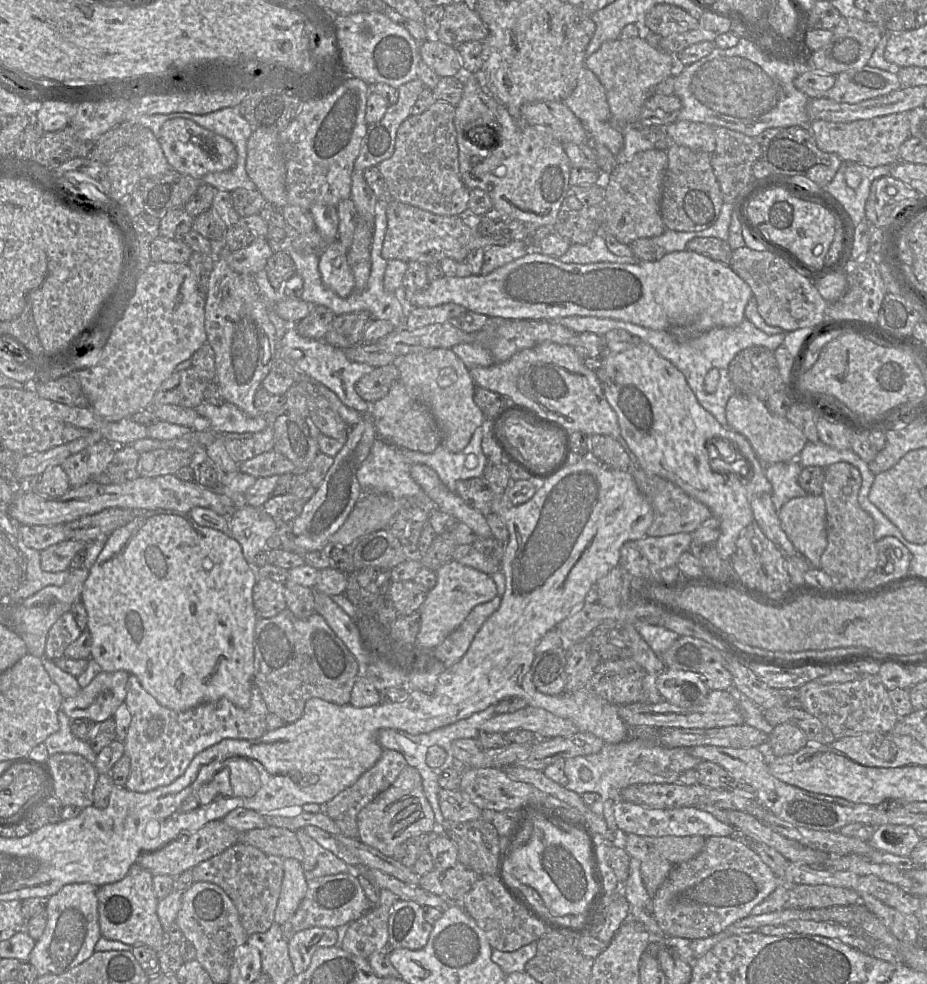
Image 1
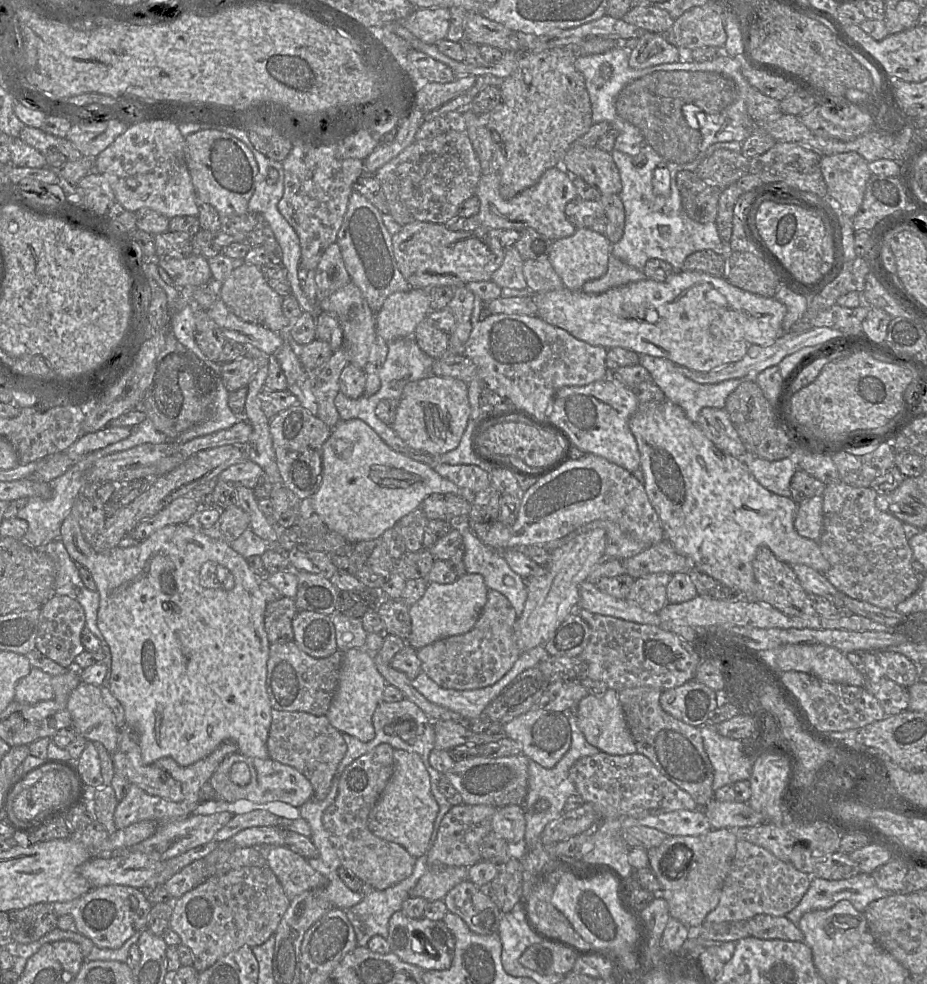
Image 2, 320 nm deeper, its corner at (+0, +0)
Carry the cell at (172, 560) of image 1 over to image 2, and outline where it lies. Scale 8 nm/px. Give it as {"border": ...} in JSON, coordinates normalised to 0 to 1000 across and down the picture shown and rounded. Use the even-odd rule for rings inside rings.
{"border":[[[86,505],[66,535],[66,549],[77,567],[86,576],[93,577],[105,595],[107,619],[105,636],[120,663],[120,685],[117,700],[131,714],[135,725],[135,740],[141,743],[149,755],[152,769],[157,777],[173,770],[184,769],[195,778],[205,778],[223,769],[244,753],[256,757],[256,765],[263,768],[289,771],[288,751],[292,738],[293,717],[288,704],[288,673],[291,655],[286,641],[288,611],[280,599],[280,587],[268,575],[264,567],[241,550],[224,546],[208,536],[207,532],[181,534],[166,541],[153,551],[145,554],[131,554],[118,561],[105,562],[92,549],[86,535]]]}

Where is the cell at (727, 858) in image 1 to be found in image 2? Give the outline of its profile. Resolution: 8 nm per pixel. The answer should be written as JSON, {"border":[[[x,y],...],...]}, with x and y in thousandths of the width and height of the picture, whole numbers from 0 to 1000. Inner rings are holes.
{"border":[[[796,853],[793,871],[782,892],[777,915],[761,933],[762,938],[808,936],[817,930],[848,931],[866,914],[876,890],[841,874],[831,865]]]}

